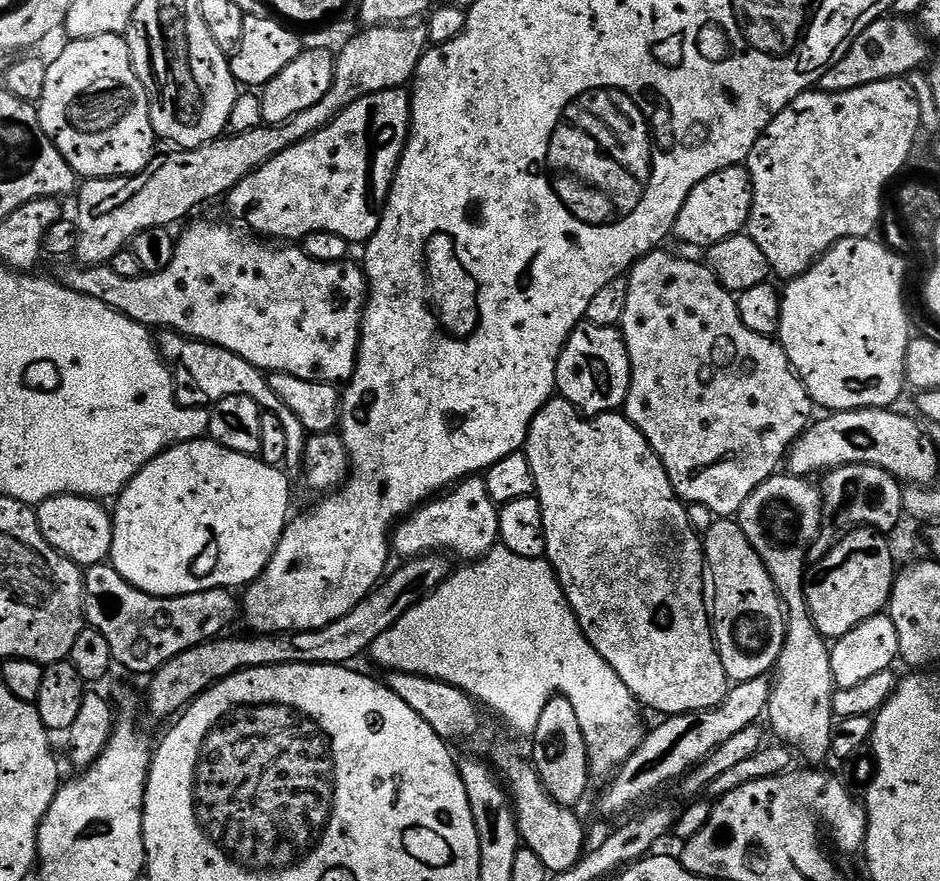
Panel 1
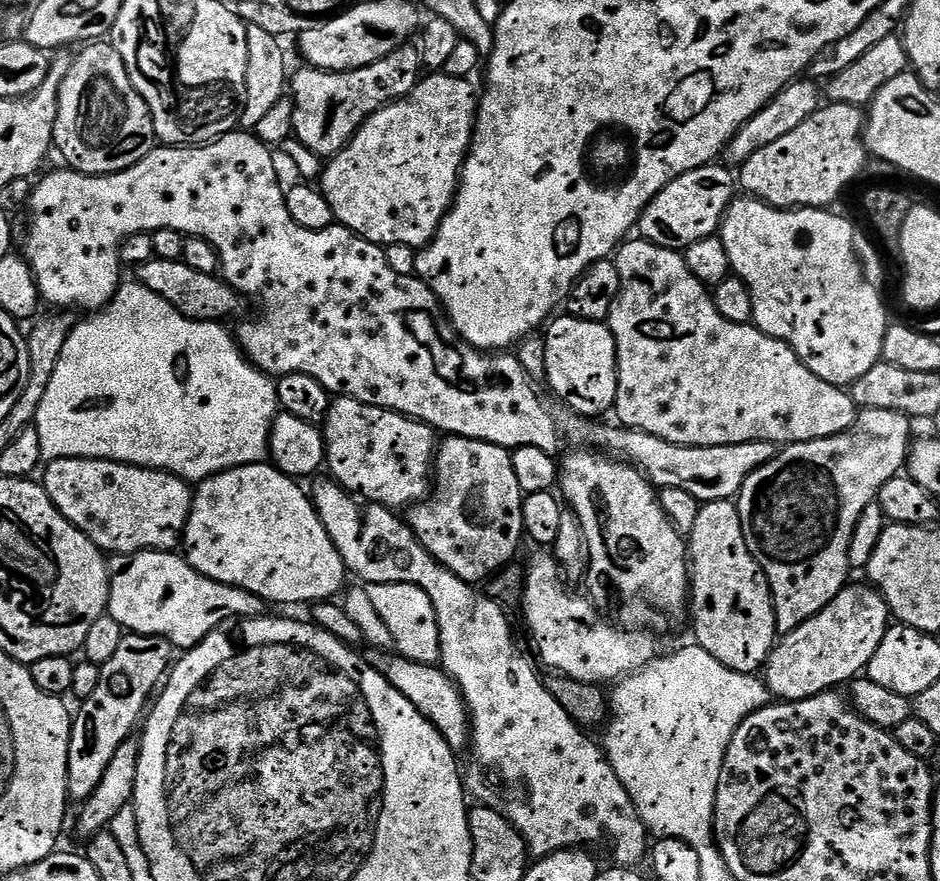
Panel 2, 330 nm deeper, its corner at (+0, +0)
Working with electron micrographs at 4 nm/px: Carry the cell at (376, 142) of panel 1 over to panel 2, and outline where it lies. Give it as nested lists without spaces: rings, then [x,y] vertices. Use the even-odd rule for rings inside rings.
[[[428,74],[423,77],[415,86],[409,96],[403,100],[395,100],[385,108],[380,108],[367,122],[360,126],[355,136],[349,140],[348,145],[341,150],[337,156],[331,157],[323,165],[322,175],[318,181],[318,187],[323,192],[326,202],[336,215],[335,223],[342,228],[348,228],[356,236],[368,240],[371,244],[389,246],[388,244],[401,244],[404,248],[419,250],[425,248],[436,236],[436,231],[452,201],[456,198],[456,190],[460,186],[460,170],[464,167],[464,160],[468,156],[468,148],[472,145],[472,134],[476,131],[476,110],[478,107],[478,88],[472,85],[471,79],[462,76],[445,76],[443,74]]]

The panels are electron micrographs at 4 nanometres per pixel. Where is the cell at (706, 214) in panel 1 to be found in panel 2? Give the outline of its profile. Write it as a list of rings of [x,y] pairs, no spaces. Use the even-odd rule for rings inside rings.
[[[713,162],[698,170],[690,170],[674,178],[674,182],[667,184],[648,203],[640,216],[639,235],[663,248],[687,250],[694,242],[719,233],[726,210],[737,196],[738,176],[731,167]]]

